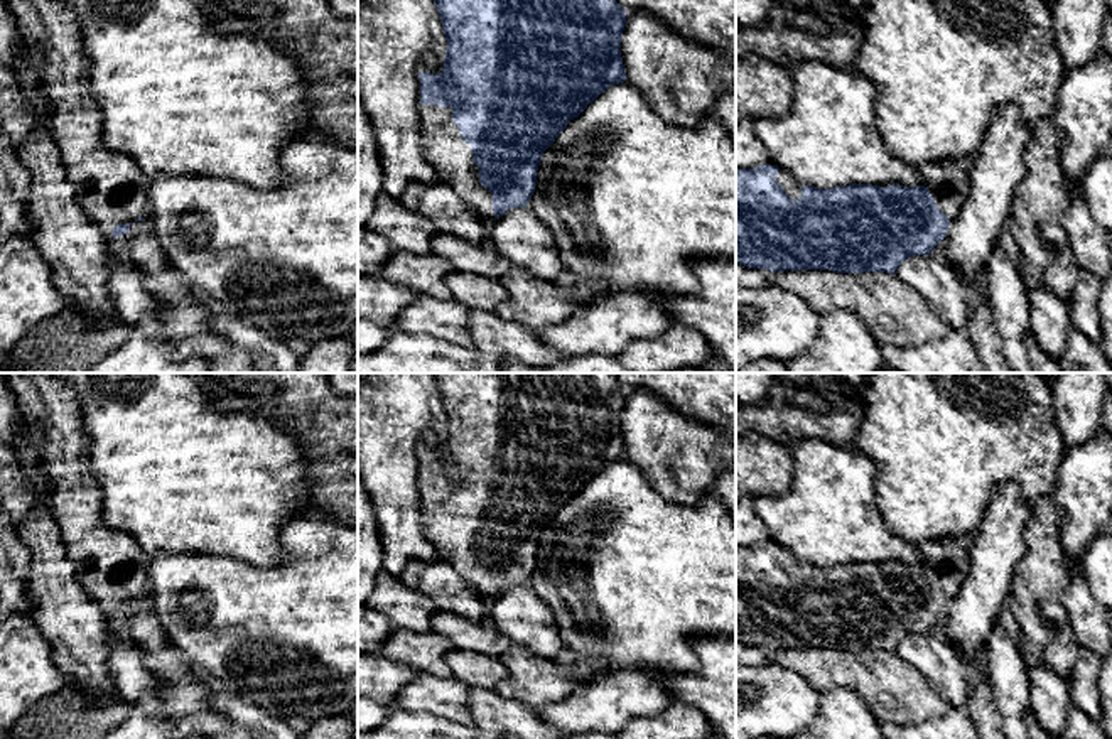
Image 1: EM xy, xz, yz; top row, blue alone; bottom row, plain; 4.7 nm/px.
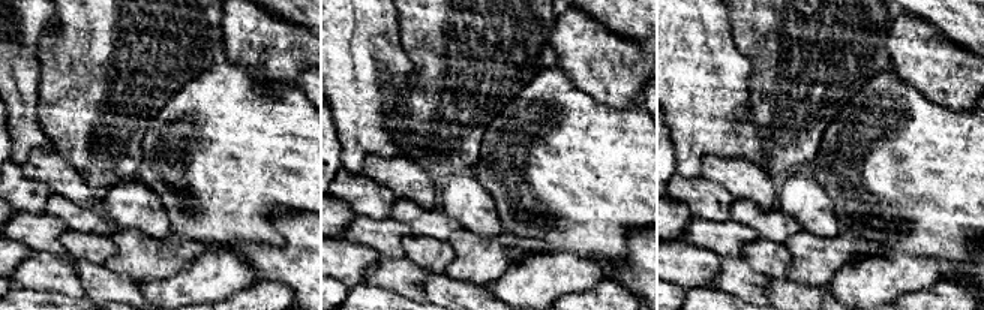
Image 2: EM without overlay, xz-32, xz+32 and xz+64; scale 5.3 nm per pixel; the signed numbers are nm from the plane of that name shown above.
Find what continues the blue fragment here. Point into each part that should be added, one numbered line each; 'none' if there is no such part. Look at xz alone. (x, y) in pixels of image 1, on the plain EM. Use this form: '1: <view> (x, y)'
1: xz (448, 530)

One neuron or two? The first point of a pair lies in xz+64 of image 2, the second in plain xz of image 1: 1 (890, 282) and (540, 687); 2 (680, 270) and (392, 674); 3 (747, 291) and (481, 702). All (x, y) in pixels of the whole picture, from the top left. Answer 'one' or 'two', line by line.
1: two
2: one
3: two

